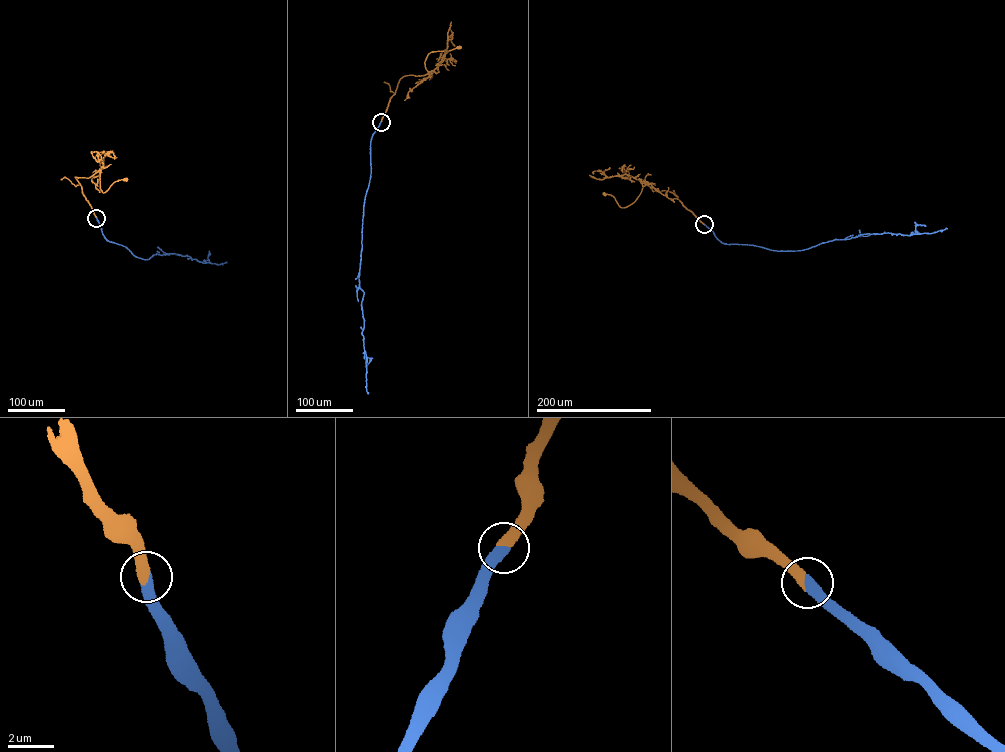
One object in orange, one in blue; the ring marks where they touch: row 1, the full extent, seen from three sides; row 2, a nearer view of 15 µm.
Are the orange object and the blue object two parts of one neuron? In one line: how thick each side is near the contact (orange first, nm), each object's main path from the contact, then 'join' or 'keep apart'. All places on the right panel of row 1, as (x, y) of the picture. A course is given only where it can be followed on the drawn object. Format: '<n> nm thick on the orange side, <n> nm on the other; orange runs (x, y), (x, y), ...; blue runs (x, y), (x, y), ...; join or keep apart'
480 nm thick on the orange side, 480 nm on the other; orange runs (704, 224), (673, 193), (652, 191), (641, 182), (639, 196), (625, 207), (621, 207), (613, 196), (604, 194); blue runs (704, 224), (723, 243), (783, 251), (802, 250), (867, 233), (908, 235), (947, 228); join

